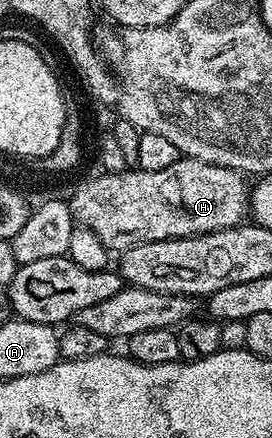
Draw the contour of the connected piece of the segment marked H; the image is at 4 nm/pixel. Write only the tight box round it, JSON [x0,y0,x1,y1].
[70,156,250,252]

